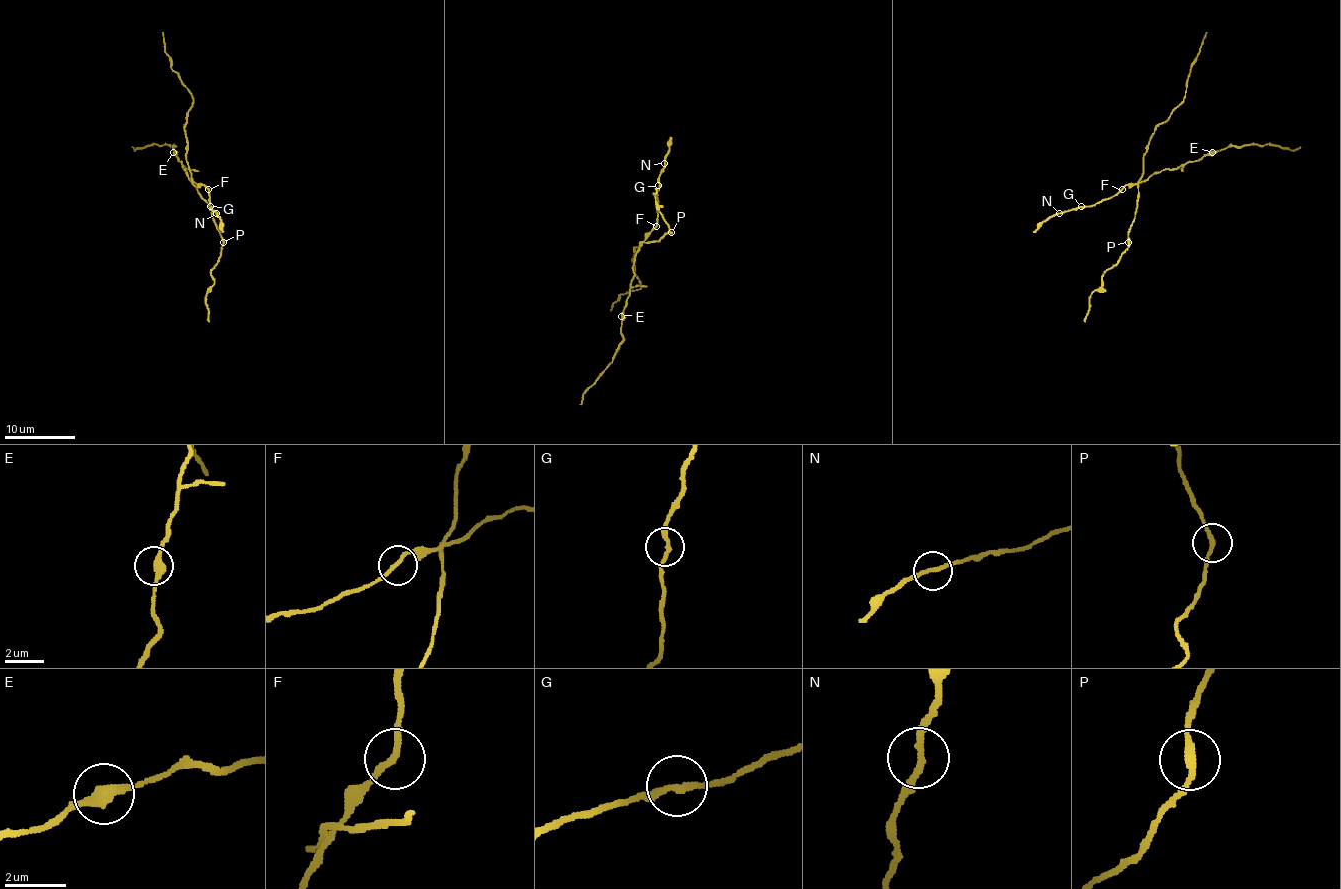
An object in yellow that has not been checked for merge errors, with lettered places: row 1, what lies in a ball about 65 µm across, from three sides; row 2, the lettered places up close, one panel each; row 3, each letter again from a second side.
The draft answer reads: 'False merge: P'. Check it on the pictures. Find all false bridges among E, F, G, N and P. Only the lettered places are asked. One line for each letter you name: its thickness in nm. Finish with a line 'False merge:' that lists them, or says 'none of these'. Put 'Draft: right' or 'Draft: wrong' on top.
Draft: right
P: 240 nm
False merge: P

